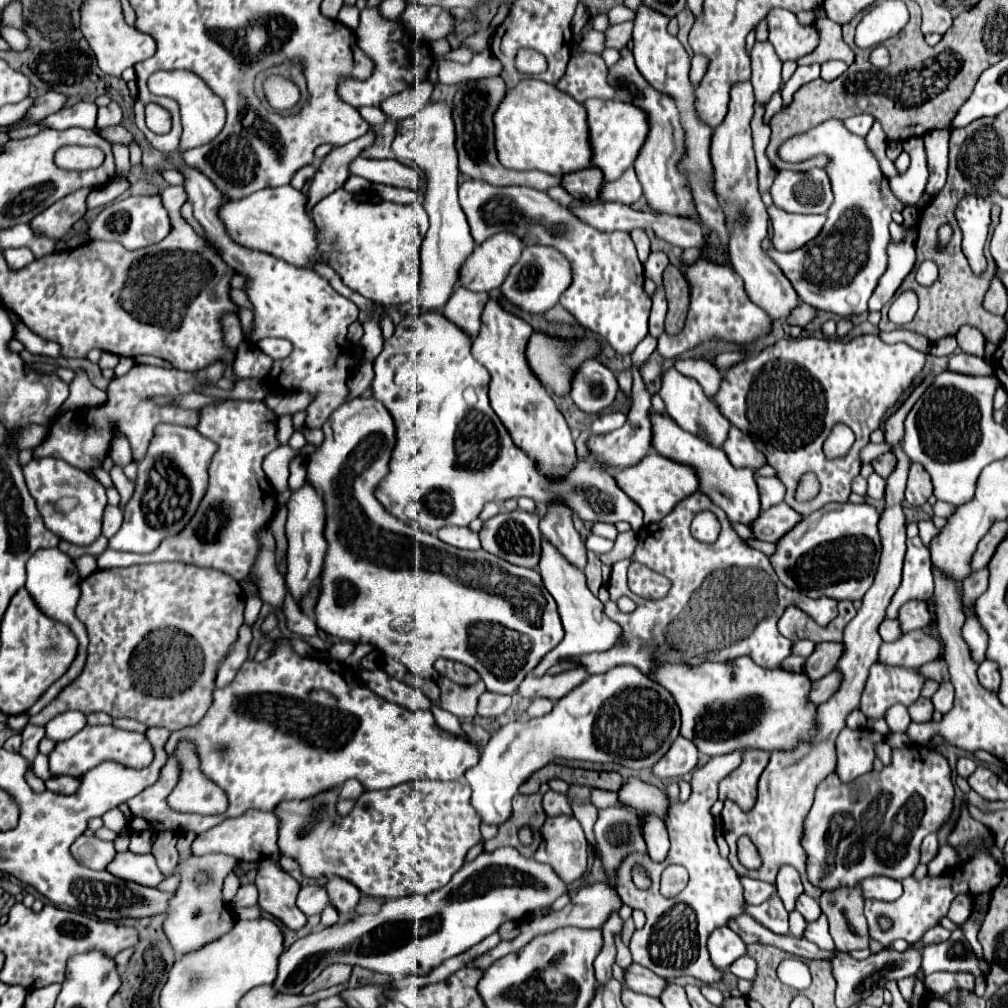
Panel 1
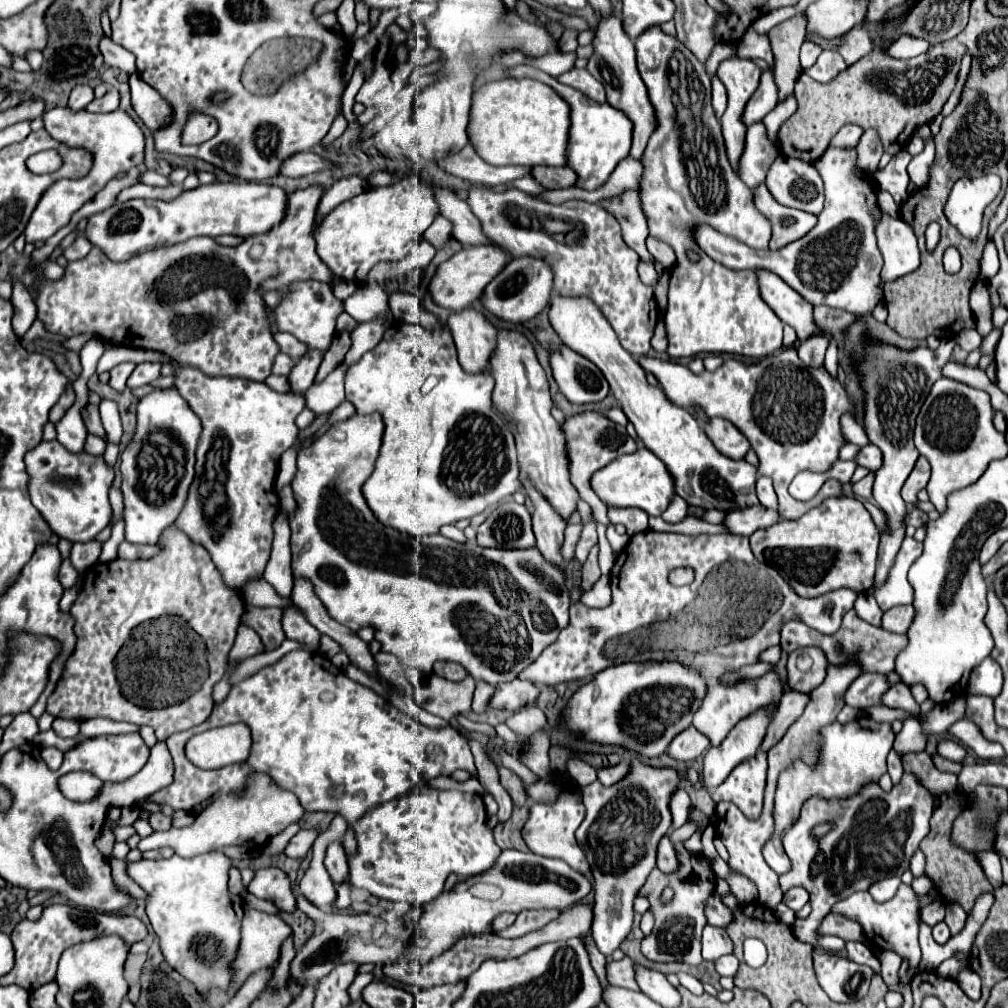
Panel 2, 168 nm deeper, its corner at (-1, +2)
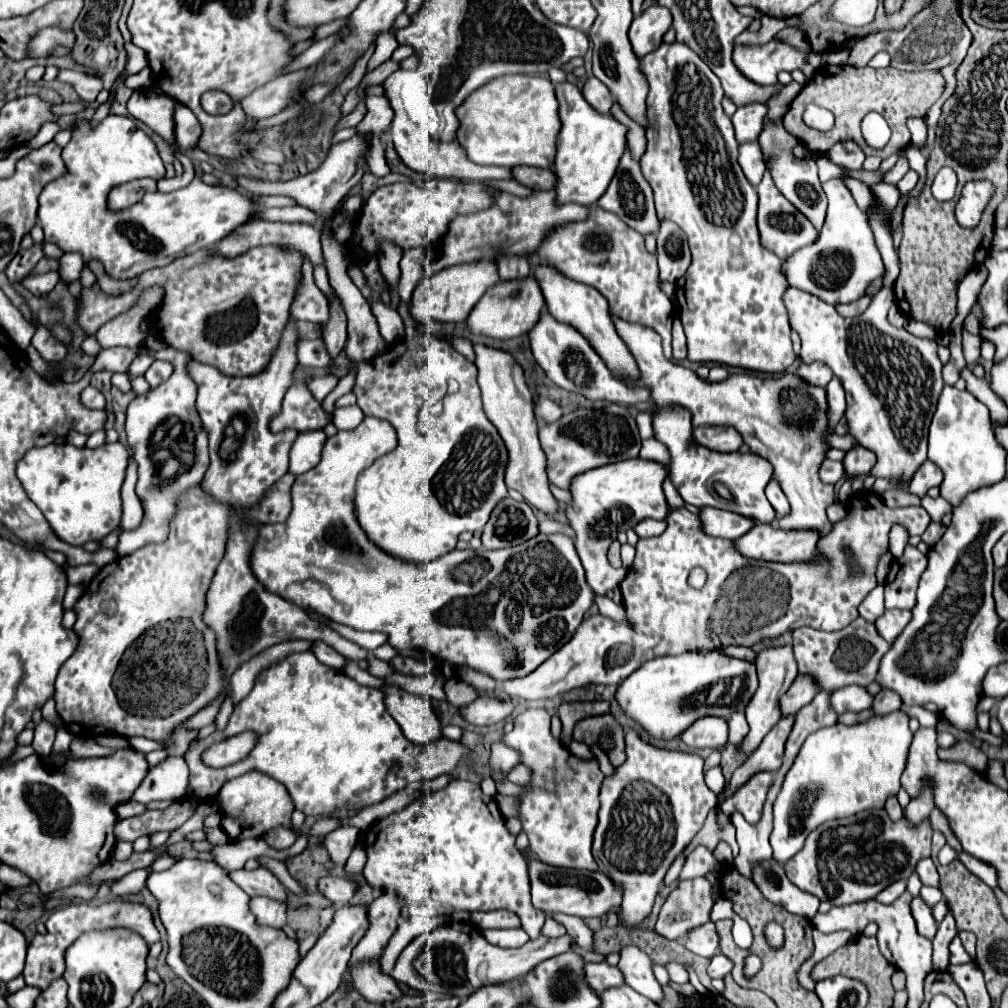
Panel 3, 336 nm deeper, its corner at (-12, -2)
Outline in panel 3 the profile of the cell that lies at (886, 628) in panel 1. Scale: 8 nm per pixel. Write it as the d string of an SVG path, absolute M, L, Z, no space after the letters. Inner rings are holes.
M878 585L858 607L860 617L864 617L866 621L874 623L882 613L884 613L884 595L882 595L882 585Z

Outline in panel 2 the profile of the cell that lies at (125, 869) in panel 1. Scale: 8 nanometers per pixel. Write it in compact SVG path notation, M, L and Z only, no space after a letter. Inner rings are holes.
M219 851L197 855L191 859L181 859L179 855L173 855L159 861L141 857L139 861L127 863L127 875L139 887L149 891L147 915L159 937L165 959L175 971L179 971L197 987L205 987L205 983L229 983L229 971L225 971L223 967L229 967L229 959L233 959L243 919L243 899L227 891L227 871L231 869L231 865L231 859L227 855L221 855Z

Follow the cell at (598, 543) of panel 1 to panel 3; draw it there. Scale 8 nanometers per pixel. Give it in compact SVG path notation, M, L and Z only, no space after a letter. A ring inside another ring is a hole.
M626 459L618 463L608 463L596 467L592 471L584 471L576 475L570 483L572 501L566 505L564 513L574 529L574 545L578 557L586 571L588 585L598 593L604 595L620 587L626 571L614 569L608 563L608 547L616 539L620 527L632 529L636 523L644 519L664 519L668 513L666 497L662 491L662 481L666 477L666 469L654 461L644 459Z

